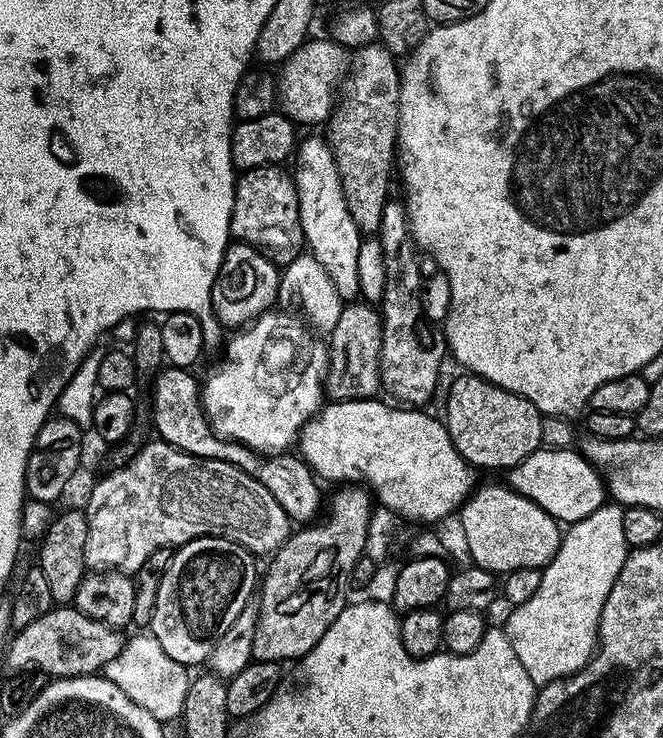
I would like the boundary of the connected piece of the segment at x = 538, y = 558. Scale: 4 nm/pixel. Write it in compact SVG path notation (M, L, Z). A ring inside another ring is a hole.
M500 484L479 485L459 509L460 526L471 561L493 574L543 569L560 549L562 528L559 521L524 495Z

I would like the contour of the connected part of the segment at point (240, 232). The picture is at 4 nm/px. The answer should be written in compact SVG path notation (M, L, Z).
M284 166L250 168L237 179L231 235L233 241L254 246L282 268L303 255L306 246L296 181L286 169Z

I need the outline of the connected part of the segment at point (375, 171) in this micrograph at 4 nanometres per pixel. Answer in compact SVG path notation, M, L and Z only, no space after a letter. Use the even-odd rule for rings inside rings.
M377 42L355 49L350 60L350 71L342 85L342 95L327 125L329 128L326 139L332 145L332 152L336 155L336 165L340 170L340 177L343 178L348 209L362 234L379 233L382 214L390 199L388 191L392 188L392 167L395 169L398 164L401 91L402 68L389 48Z

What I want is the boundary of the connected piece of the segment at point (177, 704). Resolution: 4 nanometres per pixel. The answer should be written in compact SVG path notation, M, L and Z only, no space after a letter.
M136 634L136 636L125 643L124 649L118 656L109 662L102 670L114 686L118 686L132 701L142 710L146 710L158 721L170 719L179 721L181 719L184 703L186 702L186 690L190 672L185 665L174 662L166 650L156 641L151 634Z

